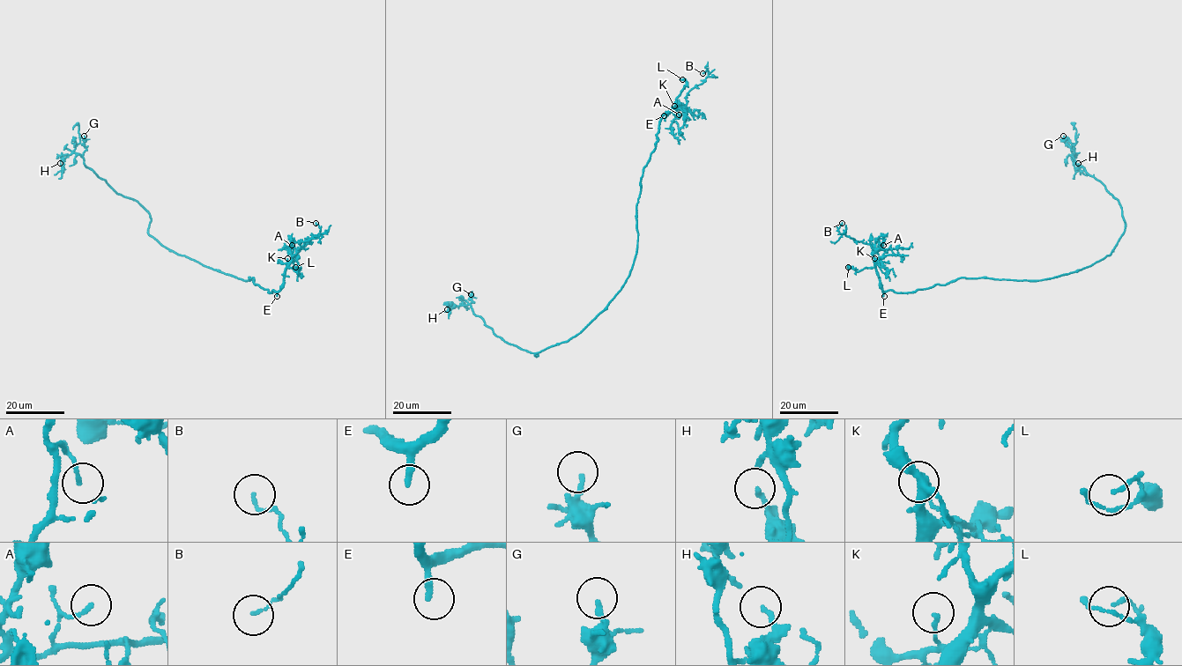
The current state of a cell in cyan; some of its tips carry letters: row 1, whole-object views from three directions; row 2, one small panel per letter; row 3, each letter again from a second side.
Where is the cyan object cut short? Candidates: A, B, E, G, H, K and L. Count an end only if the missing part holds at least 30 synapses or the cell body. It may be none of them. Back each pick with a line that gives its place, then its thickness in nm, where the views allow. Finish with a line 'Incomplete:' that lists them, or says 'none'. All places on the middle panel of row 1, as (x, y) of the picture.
E: Place: (664, 115). Thickness 240 nm
Incomplete: E

